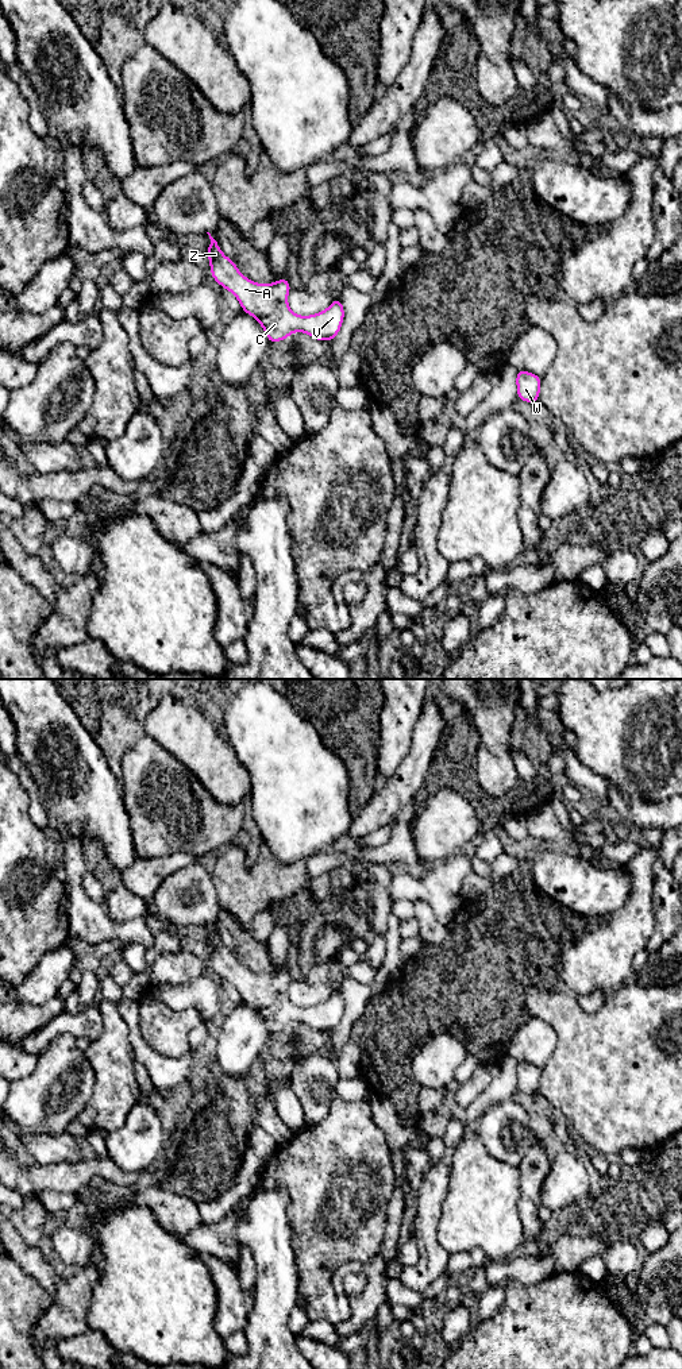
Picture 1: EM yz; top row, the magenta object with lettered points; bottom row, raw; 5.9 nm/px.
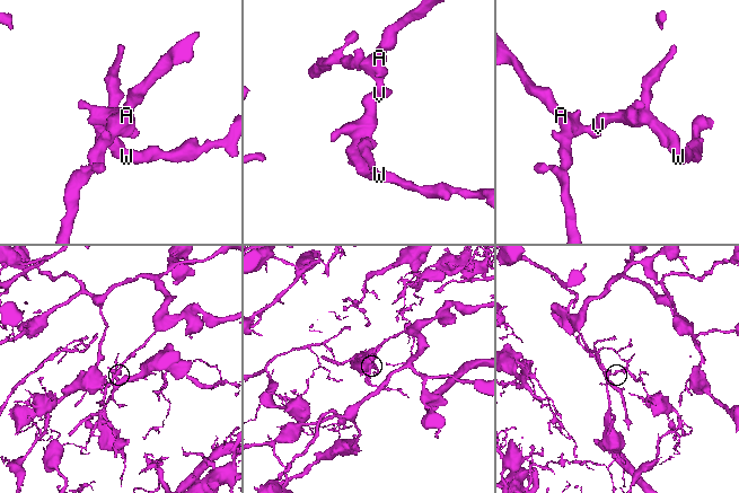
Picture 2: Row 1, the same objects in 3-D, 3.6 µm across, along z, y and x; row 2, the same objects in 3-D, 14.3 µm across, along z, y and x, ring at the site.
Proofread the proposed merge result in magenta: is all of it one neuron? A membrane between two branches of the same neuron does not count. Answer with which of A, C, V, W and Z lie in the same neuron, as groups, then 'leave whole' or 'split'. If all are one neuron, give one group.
A C V W Z; leave whole

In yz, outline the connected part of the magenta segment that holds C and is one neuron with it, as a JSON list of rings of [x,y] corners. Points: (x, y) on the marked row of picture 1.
[[[211,236],[211,243],[205,251],[209,259],[211,277],[223,288],[230,290],[239,301],[242,311],[253,316],[263,328],[269,343],[288,339],[293,332],[304,332],[321,342],[331,342],[340,332],[344,320],[343,302],[334,297],[331,305],[311,316],[296,315],[288,304],[288,294],[292,290],[289,279],[281,278],[273,284],[258,284],[244,277],[236,266],[236,262],[226,257],[217,242]]]

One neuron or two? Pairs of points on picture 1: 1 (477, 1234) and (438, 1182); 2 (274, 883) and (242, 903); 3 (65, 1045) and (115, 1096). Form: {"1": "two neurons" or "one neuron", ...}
{"1": "two neurons", "2": "one neuron", "3": "two neurons"}

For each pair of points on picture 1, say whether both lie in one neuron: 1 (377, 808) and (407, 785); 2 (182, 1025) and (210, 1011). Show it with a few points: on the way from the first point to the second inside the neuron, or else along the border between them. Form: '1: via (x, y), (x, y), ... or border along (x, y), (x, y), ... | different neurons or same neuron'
1: via (384, 806), (400, 790) | same neuron
2: border along (169, 1007), (176, 1010), (193, 1007), (204, 1018) | different neurons

